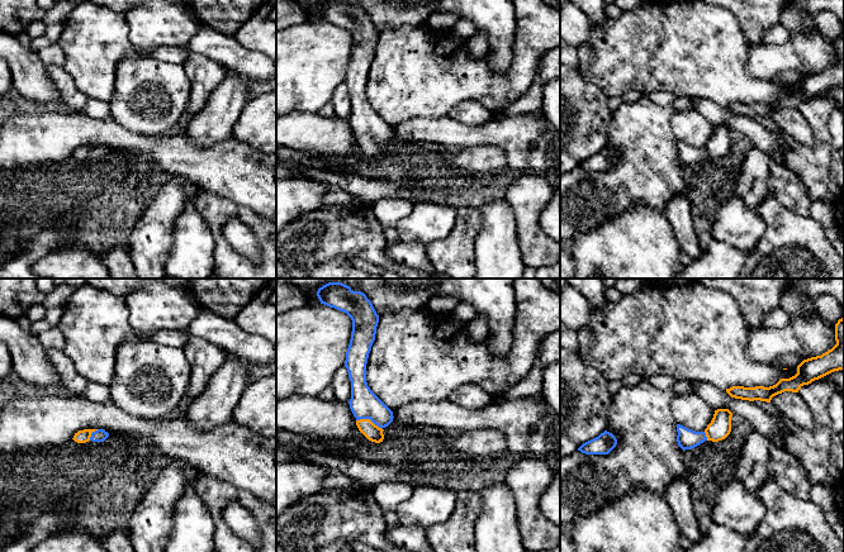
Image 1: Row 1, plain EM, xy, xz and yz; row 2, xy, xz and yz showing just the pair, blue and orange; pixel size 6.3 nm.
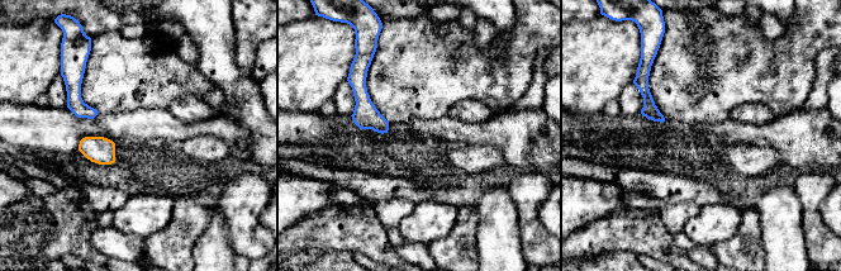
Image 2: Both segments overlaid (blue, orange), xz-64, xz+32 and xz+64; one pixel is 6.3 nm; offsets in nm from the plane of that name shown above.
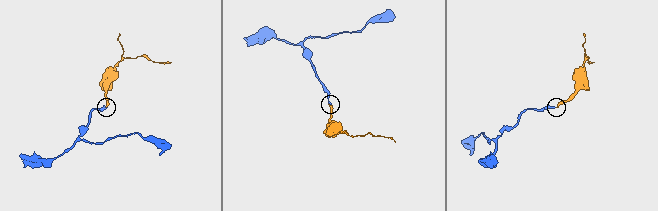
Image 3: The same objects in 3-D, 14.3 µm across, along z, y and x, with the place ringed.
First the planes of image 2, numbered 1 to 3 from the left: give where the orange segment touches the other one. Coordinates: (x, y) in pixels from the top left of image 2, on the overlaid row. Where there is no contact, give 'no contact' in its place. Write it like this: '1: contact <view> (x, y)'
1: no contact
2: no contact
3: no contact

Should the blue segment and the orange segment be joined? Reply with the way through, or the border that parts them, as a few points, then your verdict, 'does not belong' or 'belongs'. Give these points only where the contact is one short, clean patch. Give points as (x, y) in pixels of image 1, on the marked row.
across xz (364, 404), (369, 410), (369, 418), (366, 427) | belongs

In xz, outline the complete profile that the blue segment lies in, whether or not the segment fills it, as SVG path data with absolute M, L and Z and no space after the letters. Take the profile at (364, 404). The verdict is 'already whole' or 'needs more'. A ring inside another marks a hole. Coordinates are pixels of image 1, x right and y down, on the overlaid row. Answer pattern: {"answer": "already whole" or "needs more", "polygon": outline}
{"answer": "needs more", "polygon": "M328 282L318 289L321 304L346 313L352 320L345 367L351 381L350 409L359 430L371 442L384 439L383 429L393 422L393 411L370 390L366 363L375 341L379 315L361 291L352 291L342 282Z"}

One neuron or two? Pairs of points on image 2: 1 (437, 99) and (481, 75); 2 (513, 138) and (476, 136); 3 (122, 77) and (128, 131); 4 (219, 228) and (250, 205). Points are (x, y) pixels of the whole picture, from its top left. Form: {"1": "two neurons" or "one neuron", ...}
{"1": "one neuron", "2": "one neuron", "3": "two neurons", "4": "two neurons"}

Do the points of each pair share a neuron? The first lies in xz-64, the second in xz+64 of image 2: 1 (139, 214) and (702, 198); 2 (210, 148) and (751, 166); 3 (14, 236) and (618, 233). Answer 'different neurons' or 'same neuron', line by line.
1: different neurons
2: same neuron
3: same neuron

